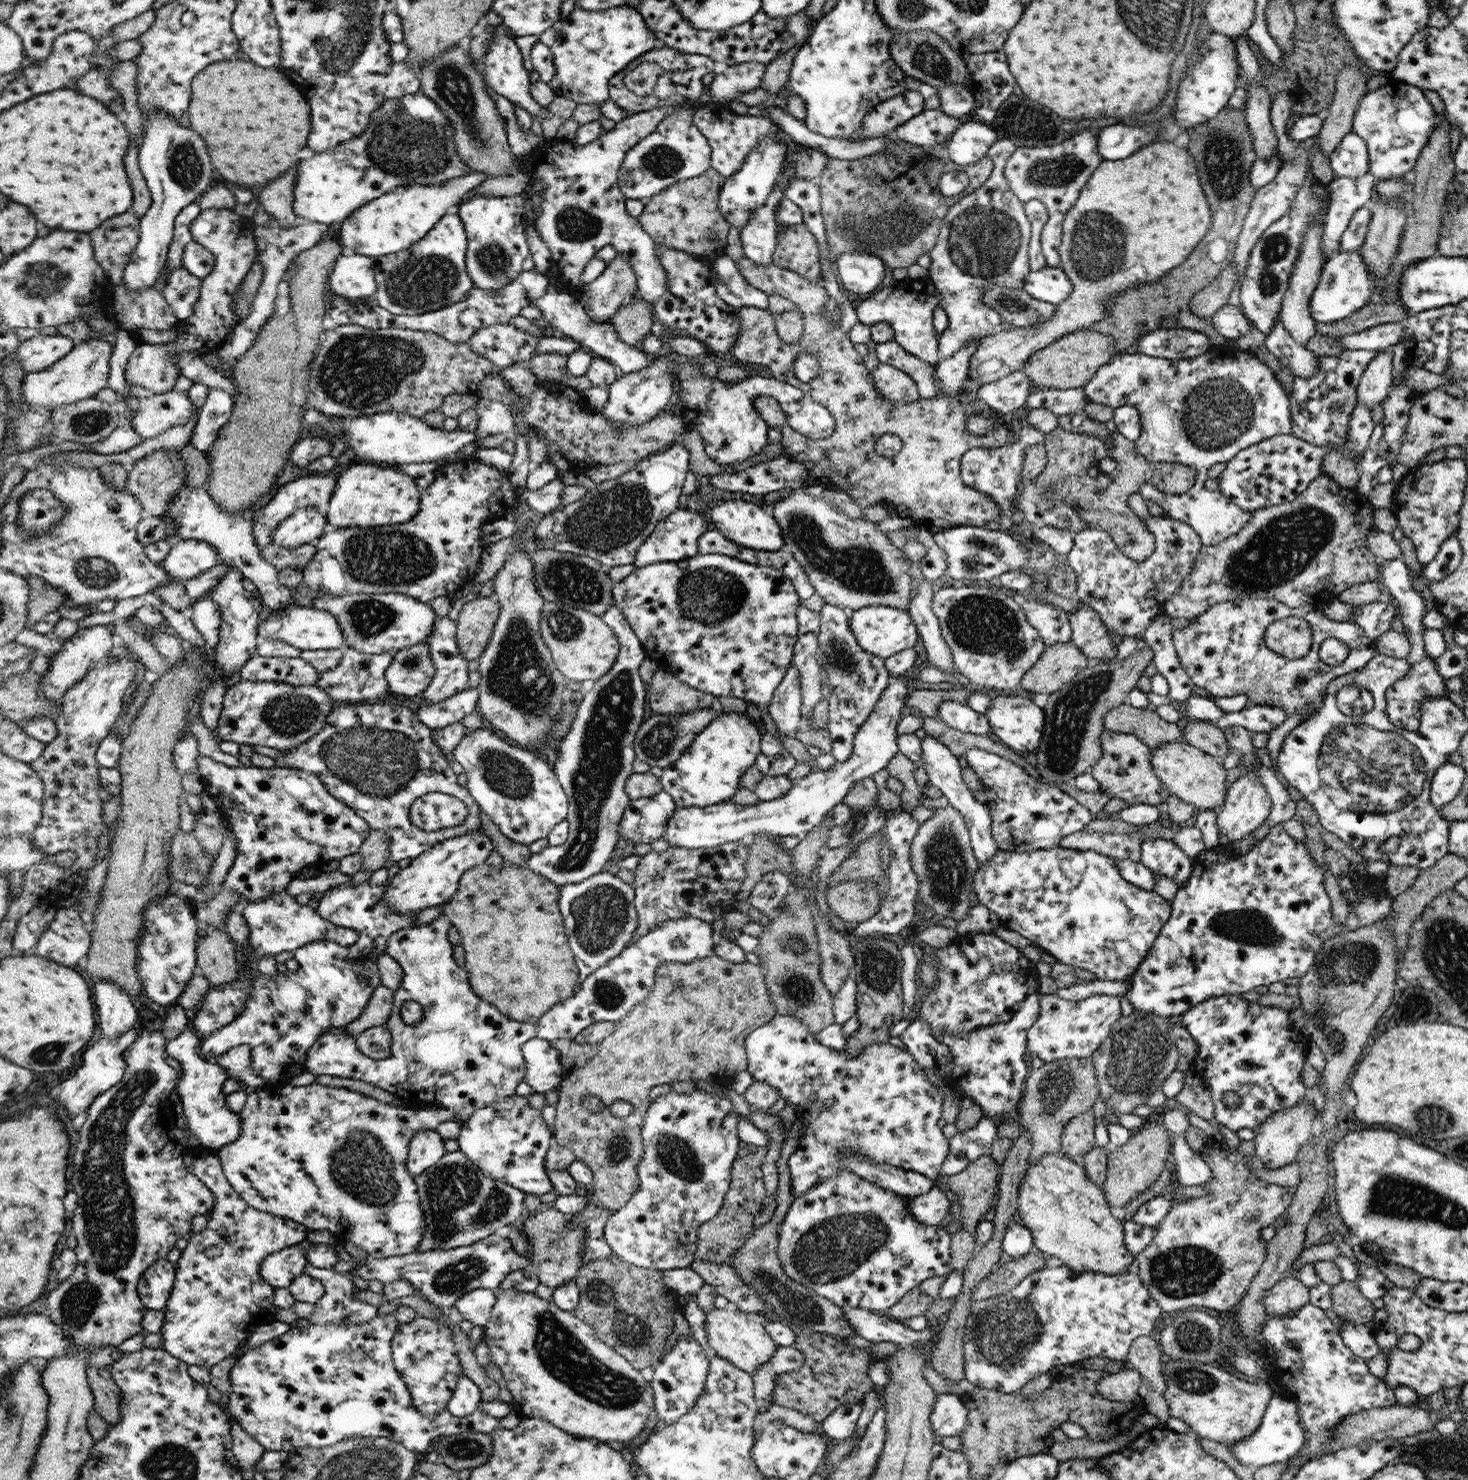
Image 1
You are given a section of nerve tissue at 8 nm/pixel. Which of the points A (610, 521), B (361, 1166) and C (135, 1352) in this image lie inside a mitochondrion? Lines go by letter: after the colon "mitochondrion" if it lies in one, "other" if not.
A: mitochondrion
B: mitochondrion
C: other

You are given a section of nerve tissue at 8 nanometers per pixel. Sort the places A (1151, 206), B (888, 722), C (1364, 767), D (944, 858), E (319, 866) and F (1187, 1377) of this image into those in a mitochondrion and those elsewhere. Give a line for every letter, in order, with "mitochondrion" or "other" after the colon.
A: other
B: other
C: mitochondrion
D: mitochondrion
E: other
F: mitochondrion

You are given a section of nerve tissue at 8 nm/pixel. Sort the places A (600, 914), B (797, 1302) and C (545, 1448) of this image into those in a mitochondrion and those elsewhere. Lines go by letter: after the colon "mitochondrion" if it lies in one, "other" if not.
A: mitochondrion
B: mitochondrion
C: mitochondrion

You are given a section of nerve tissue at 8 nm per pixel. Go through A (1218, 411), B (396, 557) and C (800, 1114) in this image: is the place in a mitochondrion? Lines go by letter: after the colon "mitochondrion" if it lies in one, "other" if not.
A: mitochondrion
B: mitochondrion
C: other

